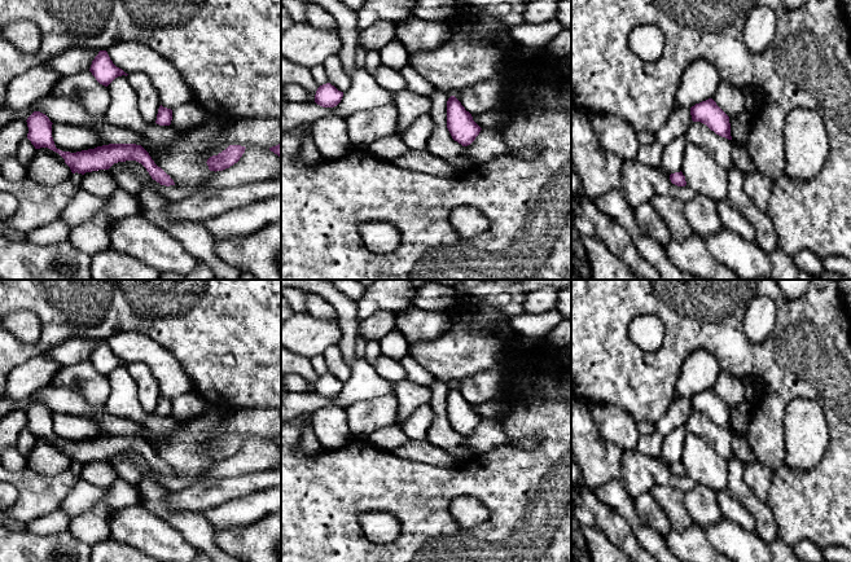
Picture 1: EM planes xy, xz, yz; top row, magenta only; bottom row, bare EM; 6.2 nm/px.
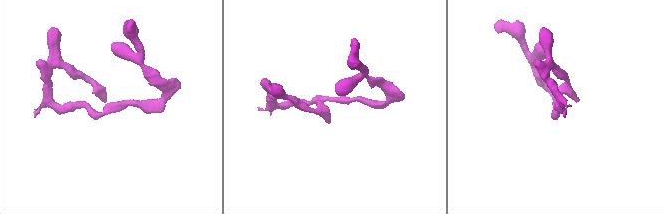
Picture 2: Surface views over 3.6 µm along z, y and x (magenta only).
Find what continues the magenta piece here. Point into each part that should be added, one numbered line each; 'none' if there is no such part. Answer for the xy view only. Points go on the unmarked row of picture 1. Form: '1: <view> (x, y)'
none

